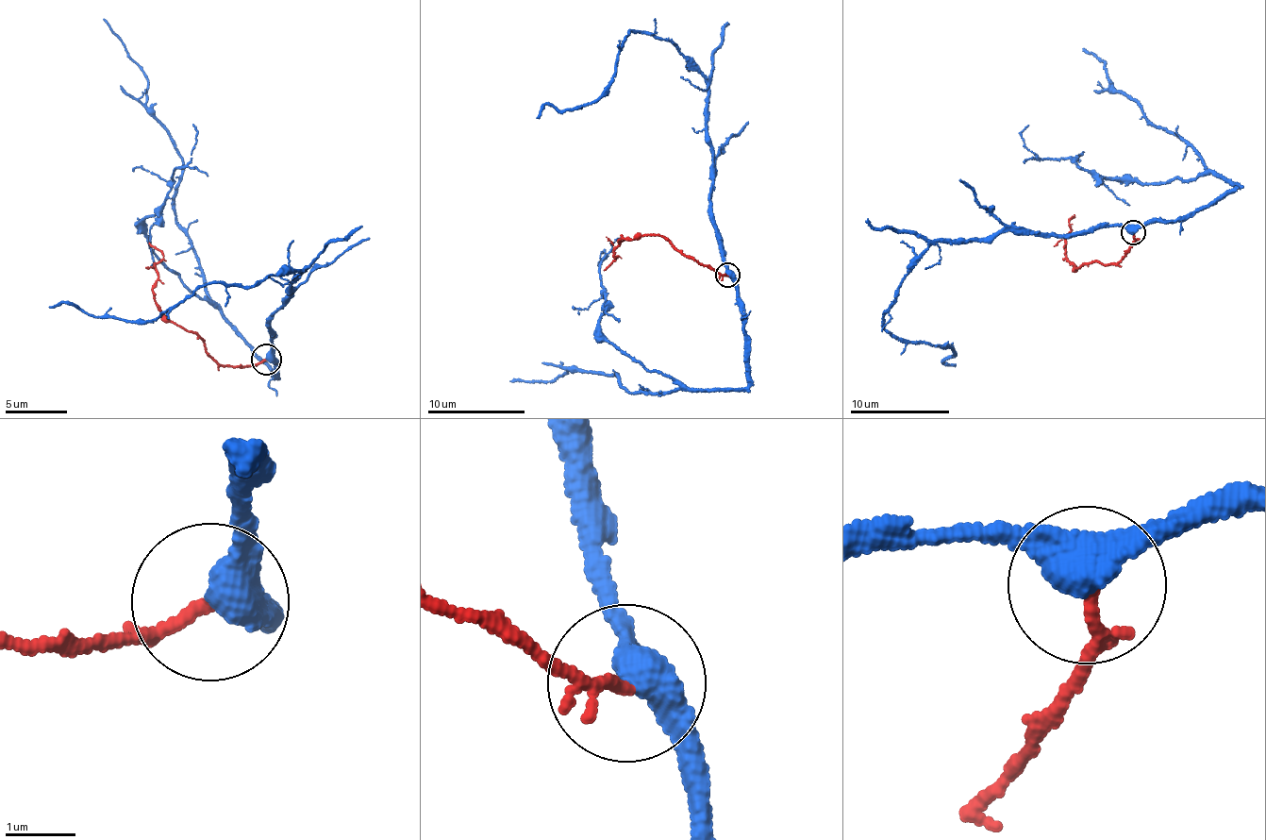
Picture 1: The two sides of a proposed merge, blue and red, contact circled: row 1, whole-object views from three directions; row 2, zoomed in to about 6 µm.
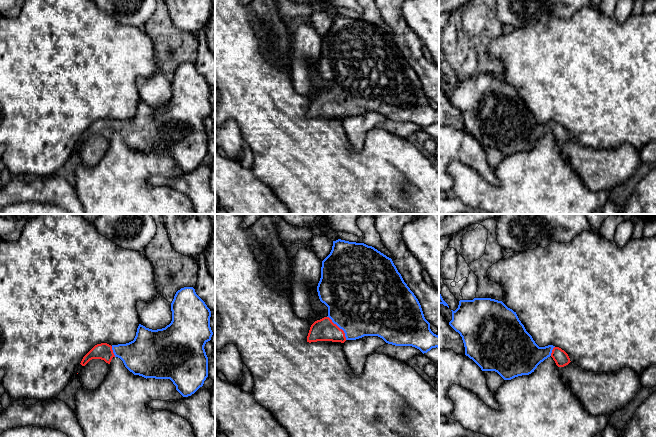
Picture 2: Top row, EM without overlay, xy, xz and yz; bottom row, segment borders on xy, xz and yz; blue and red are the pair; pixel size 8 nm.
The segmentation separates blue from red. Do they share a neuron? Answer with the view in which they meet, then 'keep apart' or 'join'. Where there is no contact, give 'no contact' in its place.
meets blue in xz; join

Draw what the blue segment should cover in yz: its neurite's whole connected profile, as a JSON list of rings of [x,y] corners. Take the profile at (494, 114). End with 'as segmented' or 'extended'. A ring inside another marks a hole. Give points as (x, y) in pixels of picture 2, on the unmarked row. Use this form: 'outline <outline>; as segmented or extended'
outline [[[491,74],[460,76],[458,84],[452,87],[449,101],[462,113],[465,131],[472,135],[482,147],[495,147],[504,156],[529,151],[548,133],[552,133],[558,143],[571,137],[568,130],[559,123],[548,121],[539,123],[526,107],[516,88],[502,77]]]; extended

